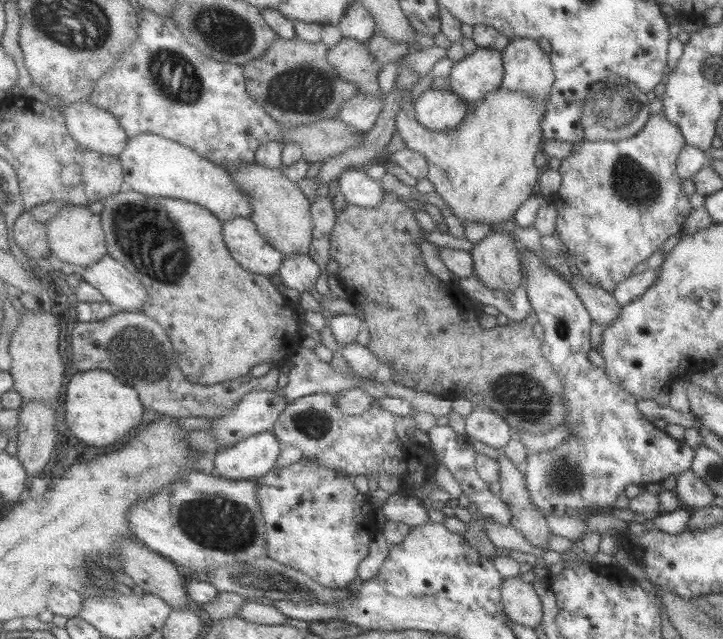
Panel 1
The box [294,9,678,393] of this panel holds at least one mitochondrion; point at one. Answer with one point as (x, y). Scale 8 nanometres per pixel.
(616, 105)

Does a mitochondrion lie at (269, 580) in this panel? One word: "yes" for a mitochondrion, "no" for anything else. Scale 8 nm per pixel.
yes

